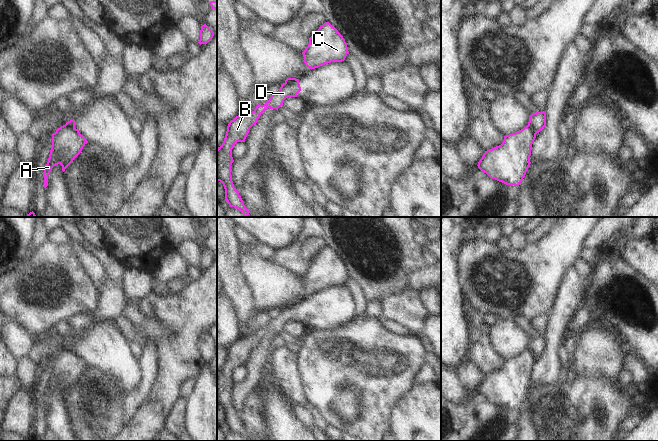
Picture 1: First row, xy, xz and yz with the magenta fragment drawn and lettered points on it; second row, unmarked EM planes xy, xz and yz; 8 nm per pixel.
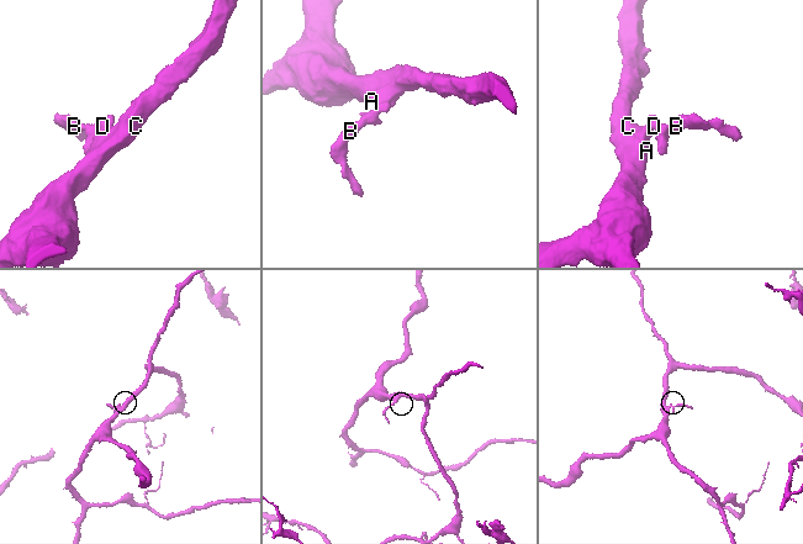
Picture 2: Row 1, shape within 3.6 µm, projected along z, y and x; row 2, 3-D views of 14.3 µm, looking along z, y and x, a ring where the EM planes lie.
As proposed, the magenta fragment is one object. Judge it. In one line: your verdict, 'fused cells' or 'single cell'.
fused cells

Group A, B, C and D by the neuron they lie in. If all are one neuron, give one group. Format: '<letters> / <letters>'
A C / B D

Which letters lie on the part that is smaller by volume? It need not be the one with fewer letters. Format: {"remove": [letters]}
{"remove": ["B", "D"]}

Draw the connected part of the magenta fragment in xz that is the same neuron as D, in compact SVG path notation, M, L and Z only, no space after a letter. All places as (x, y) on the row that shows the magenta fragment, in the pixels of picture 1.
M299 79L281 84L279 91L271 95L264 105L257 104L252 112L240 114L231 120L227 126L223 143L217 148L217 181L224 186L225 200L229 206L240 210L244 217L247 217L250 212L245 207L232 181L231 165L234 162L232 149L237 142L245 142L250 128L257 123L260 115L267 108L278 111L286 98L297 97L300 91Z

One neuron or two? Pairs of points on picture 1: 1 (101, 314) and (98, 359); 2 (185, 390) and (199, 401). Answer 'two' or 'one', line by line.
1: two
2: two

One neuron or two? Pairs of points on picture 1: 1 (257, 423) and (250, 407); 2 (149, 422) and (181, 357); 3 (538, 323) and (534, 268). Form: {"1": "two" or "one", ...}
{"1": "one", "2": "one", "3": "two"}

